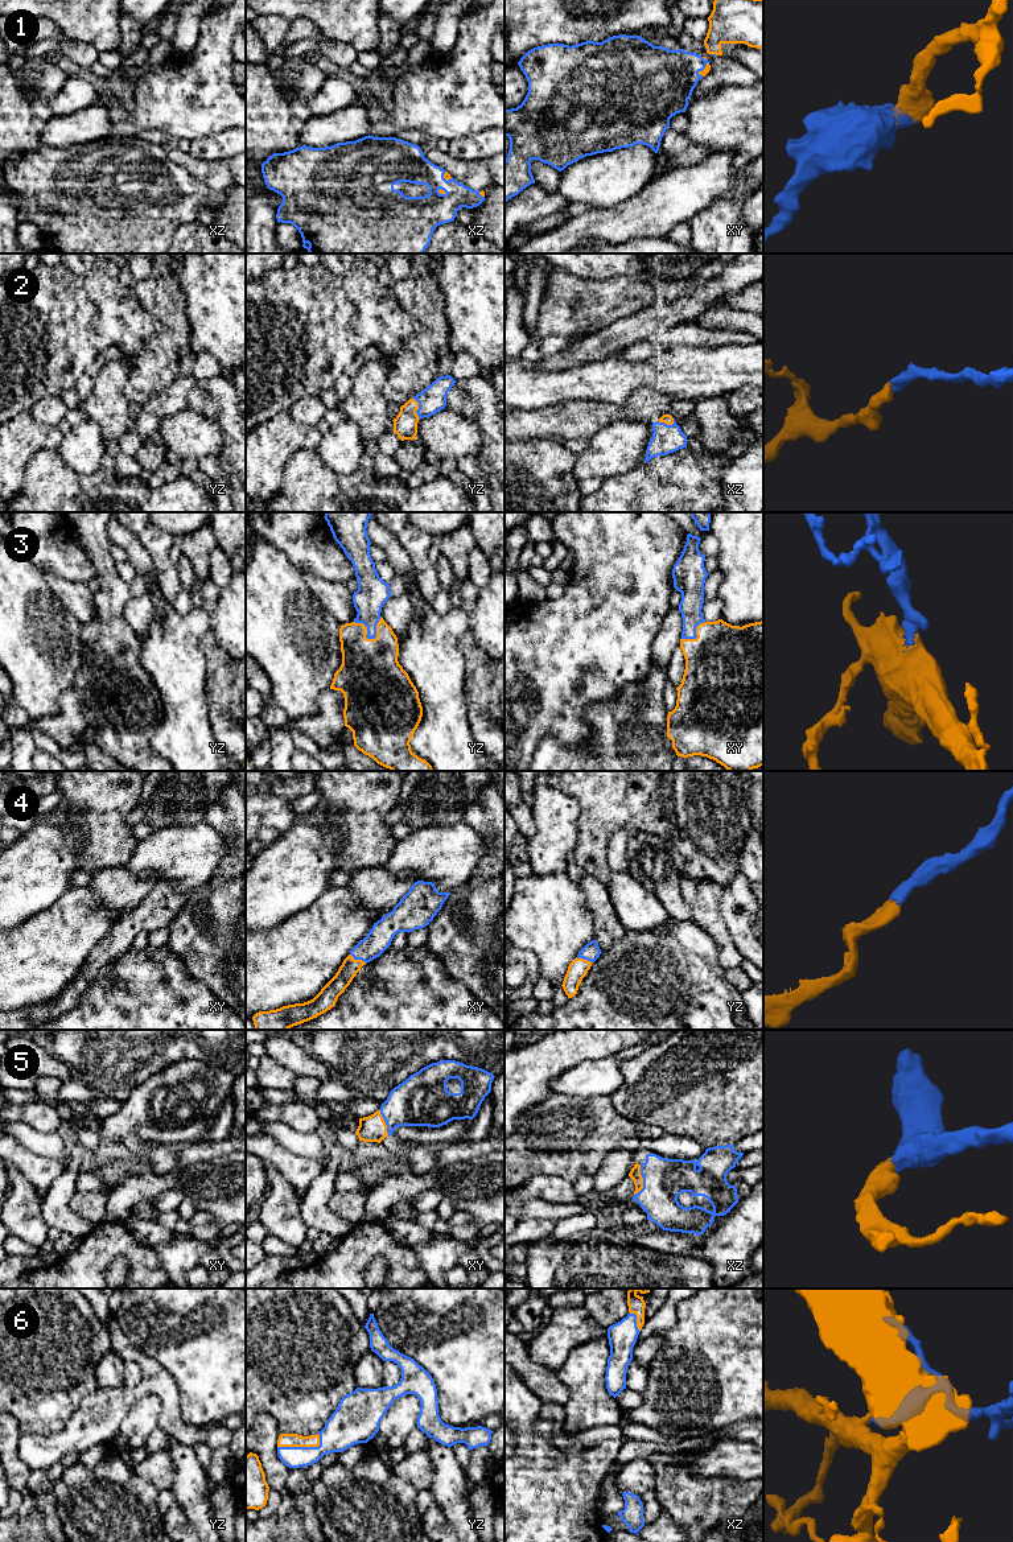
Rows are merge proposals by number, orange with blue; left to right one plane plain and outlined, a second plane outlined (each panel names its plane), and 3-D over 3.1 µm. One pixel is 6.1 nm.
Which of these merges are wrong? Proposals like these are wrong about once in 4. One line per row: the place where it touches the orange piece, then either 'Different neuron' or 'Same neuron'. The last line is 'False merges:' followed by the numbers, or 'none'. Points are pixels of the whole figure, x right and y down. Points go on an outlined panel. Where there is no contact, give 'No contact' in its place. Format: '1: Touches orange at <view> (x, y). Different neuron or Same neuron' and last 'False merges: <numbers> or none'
1: Touches orange at xy (704, 69). Same neuron
2: Touches orange at yz (418, 408). Same neuron
3: Touches orange at yz (366, 631). Same neuron
4: Touches orange at xy (358, 960). Same neuron
5: Touches orange at xz (642, 1180). Same neuron
6: Touches orange at yz (303, 1446). Same neuron
False merges: none

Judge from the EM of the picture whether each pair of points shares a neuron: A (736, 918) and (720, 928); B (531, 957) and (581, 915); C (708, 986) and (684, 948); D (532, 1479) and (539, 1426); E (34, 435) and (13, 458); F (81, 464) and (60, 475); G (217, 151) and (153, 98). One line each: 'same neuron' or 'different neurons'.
A: different neurons
B: different neurons
C: same neuron
D: different neurons
E: same neuron
F: different neurons
G: different neurons

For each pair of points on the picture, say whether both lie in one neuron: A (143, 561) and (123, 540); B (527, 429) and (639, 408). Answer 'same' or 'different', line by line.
A: same
B: same

